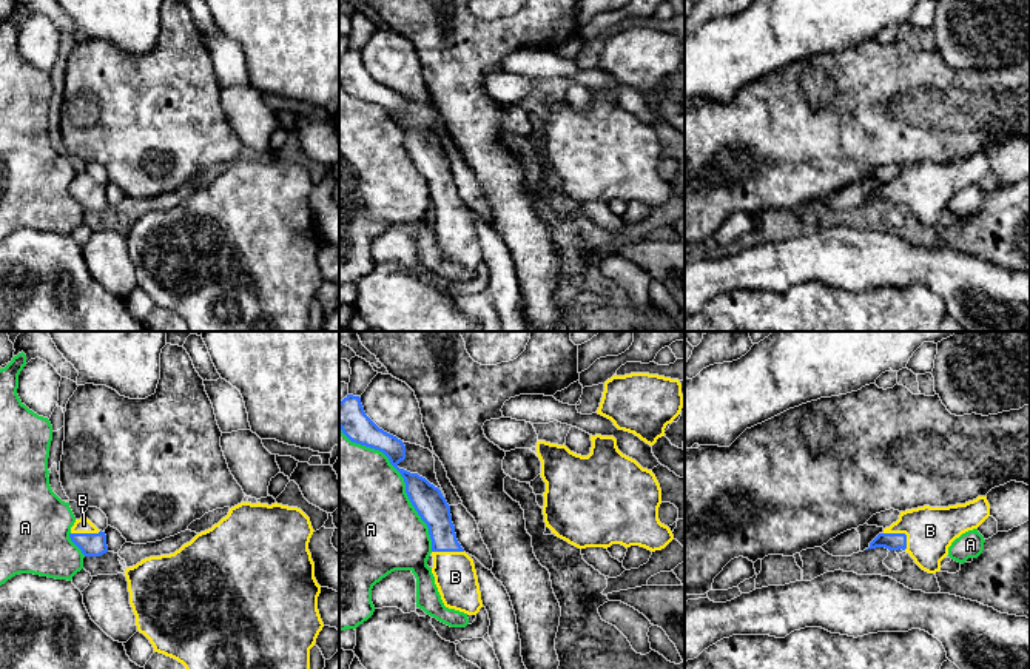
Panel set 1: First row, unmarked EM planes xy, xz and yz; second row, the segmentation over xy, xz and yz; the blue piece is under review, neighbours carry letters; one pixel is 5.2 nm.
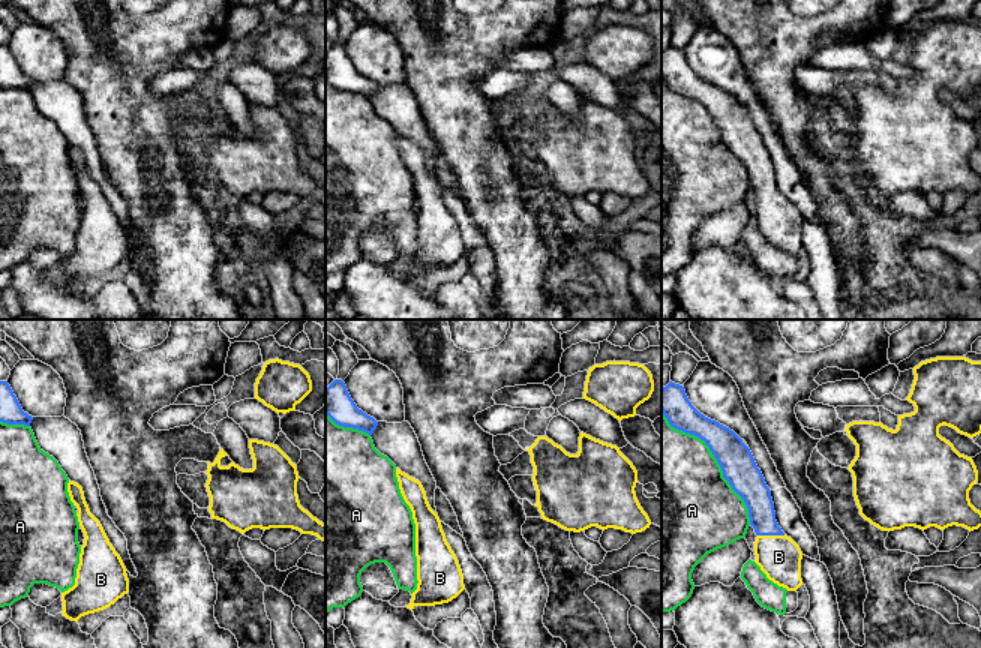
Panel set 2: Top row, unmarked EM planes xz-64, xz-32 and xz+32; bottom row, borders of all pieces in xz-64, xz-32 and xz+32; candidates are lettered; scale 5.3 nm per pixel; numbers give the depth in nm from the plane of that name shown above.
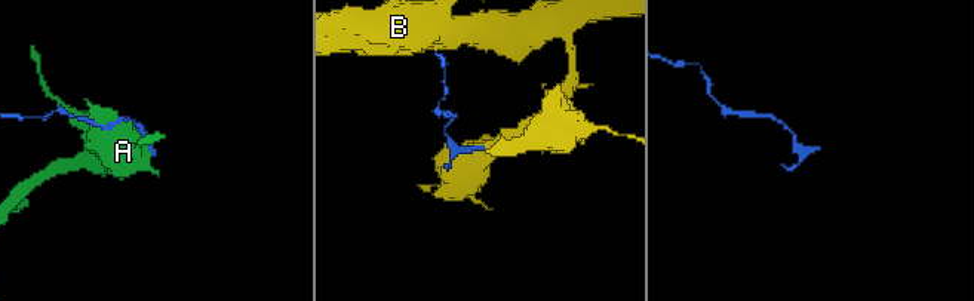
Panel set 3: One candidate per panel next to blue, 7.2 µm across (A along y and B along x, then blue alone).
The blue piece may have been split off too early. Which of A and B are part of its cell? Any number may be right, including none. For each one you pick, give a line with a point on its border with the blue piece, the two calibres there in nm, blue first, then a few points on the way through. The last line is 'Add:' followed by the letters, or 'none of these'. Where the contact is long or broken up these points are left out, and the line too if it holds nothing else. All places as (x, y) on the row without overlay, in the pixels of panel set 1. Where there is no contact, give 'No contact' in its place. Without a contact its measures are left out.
B: Touches blue at yz (901, 188). Thickness 100 nm (blue) against 260 nm
Add: B

